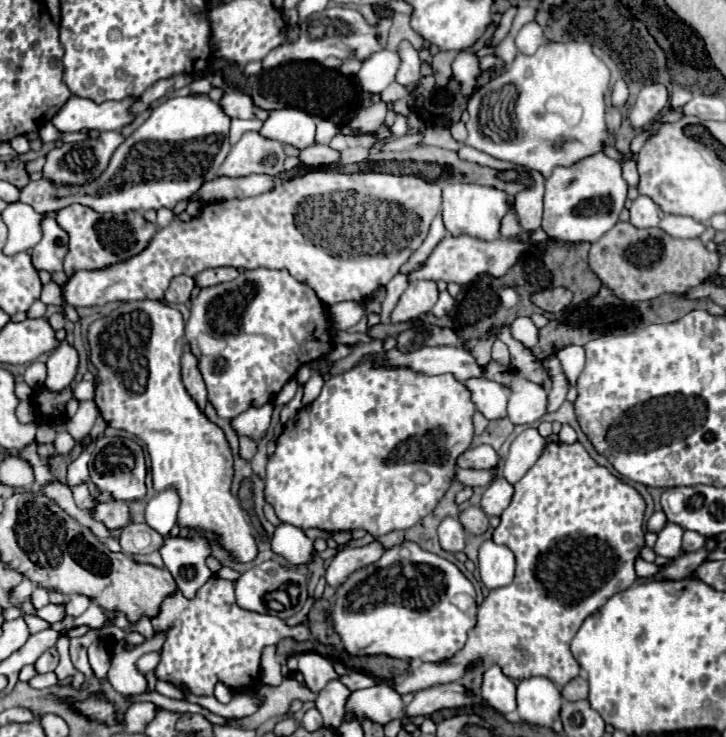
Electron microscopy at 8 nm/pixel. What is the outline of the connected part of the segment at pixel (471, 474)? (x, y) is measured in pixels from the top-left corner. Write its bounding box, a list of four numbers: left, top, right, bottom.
[454,467,498,487]

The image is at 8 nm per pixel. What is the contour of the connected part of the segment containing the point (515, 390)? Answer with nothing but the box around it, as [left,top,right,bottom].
[508,377,548,425]

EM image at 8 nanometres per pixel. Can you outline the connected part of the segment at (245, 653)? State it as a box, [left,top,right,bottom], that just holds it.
[152,577,310,695]

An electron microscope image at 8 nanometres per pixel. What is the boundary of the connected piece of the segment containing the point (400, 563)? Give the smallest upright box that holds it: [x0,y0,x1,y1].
[332,543,478,661]

